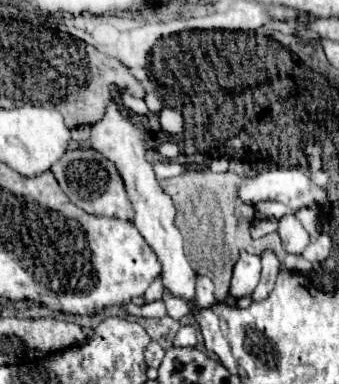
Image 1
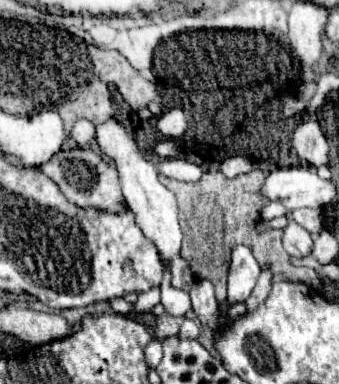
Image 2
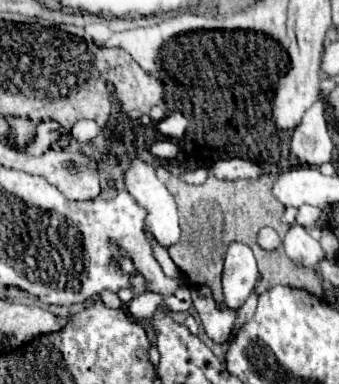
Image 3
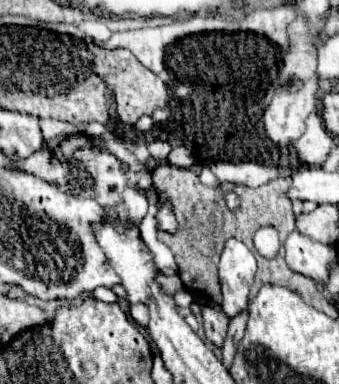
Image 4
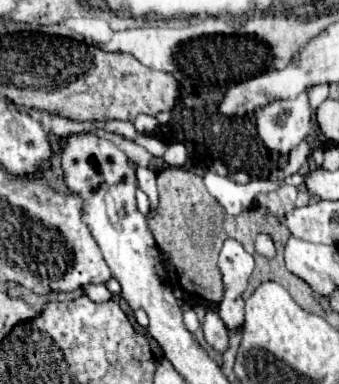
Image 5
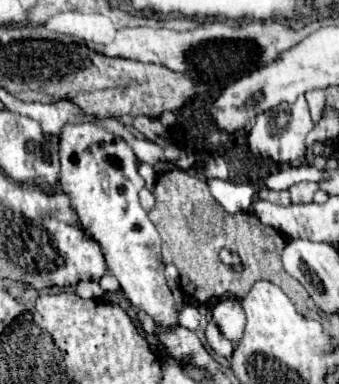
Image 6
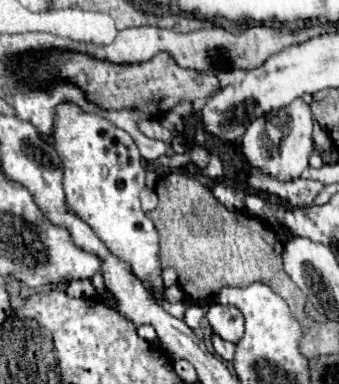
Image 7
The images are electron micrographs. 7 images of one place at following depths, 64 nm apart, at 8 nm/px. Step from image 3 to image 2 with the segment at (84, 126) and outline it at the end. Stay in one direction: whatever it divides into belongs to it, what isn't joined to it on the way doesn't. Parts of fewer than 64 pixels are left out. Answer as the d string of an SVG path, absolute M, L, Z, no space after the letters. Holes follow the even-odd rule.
M78 120L78 122L74 124L72 132L70 132L70 138L76 140L76 142L82 146L82 144L90 142L90 140L94 138L94 134L96 134L96 126L94 126L92 122L88 122L88 120Z

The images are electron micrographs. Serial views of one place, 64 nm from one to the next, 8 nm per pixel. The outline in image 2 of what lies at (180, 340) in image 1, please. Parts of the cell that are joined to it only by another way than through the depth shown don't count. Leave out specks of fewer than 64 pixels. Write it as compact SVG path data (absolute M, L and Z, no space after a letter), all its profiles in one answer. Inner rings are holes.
M184 320L184 324L180 326L180 340L196 340L198 338L198 326L192 320Z

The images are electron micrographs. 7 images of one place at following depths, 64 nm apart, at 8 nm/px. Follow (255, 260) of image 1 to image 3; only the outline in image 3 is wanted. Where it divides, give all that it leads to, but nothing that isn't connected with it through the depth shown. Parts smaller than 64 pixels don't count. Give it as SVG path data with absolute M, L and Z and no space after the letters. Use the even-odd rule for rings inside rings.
M232 242L228 246L228 254L224 260L224 274L222 274L226 306L238 310L246 302L258 280L260 272L252 250L246 244Z

